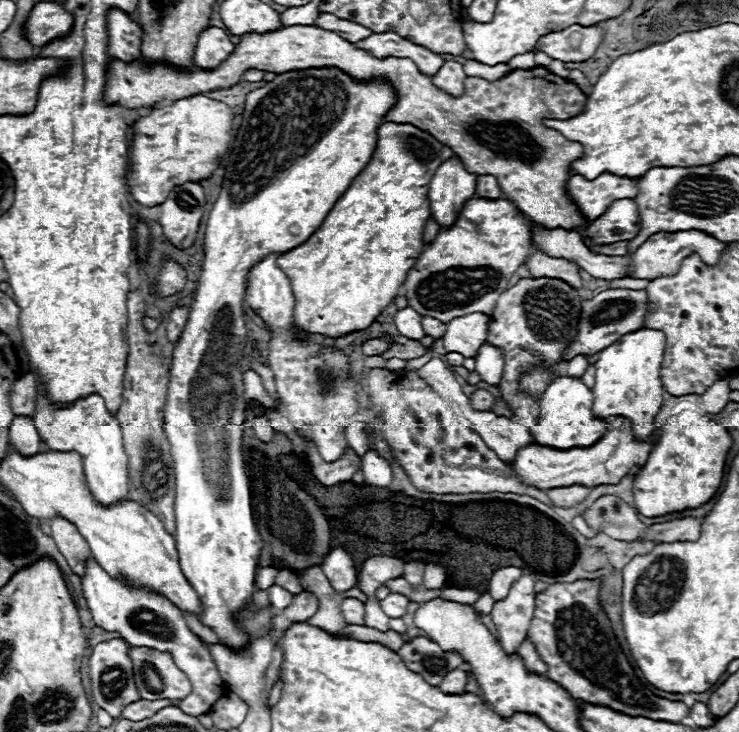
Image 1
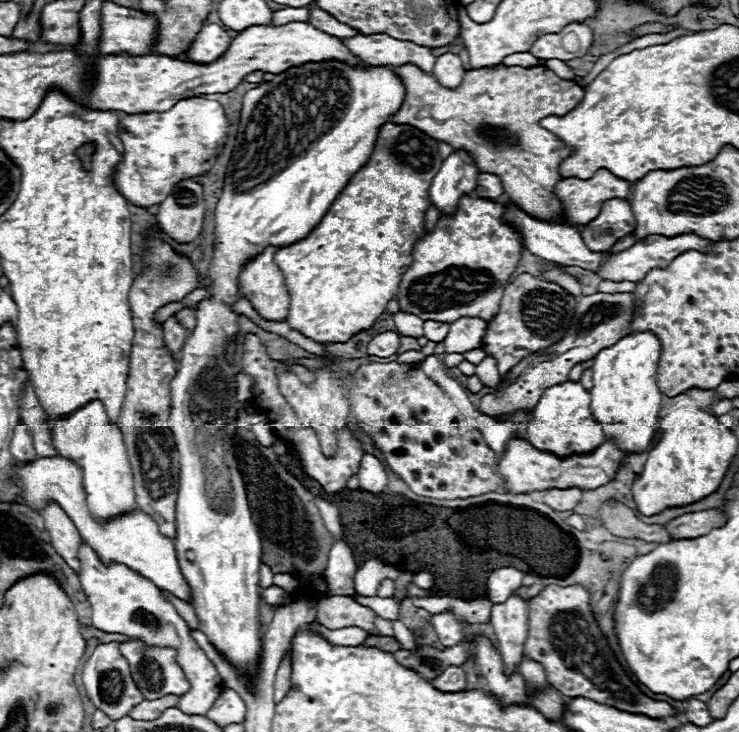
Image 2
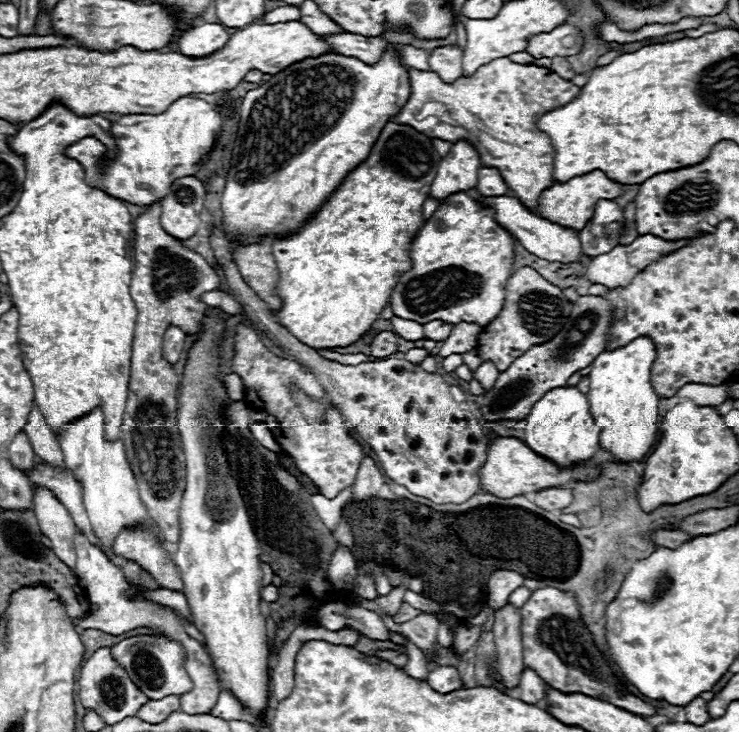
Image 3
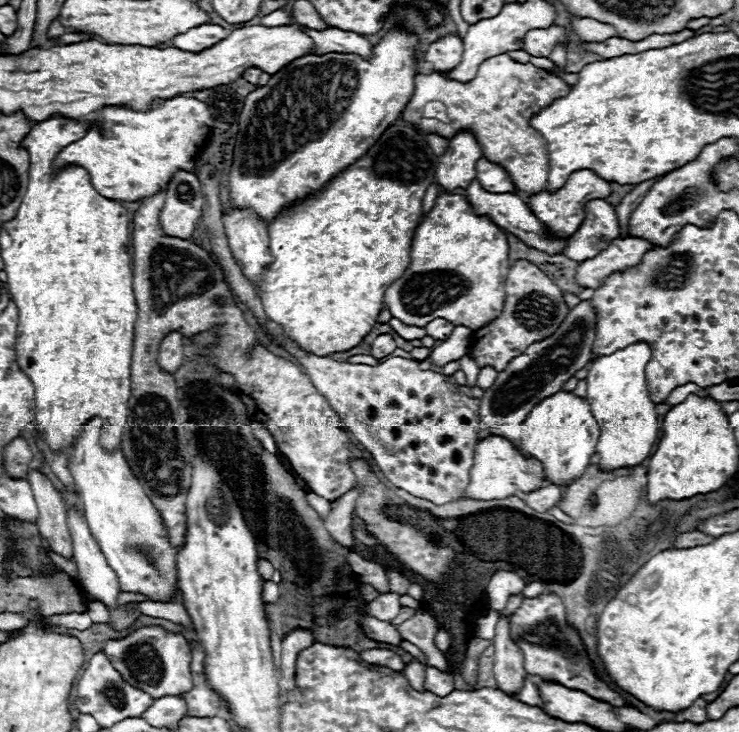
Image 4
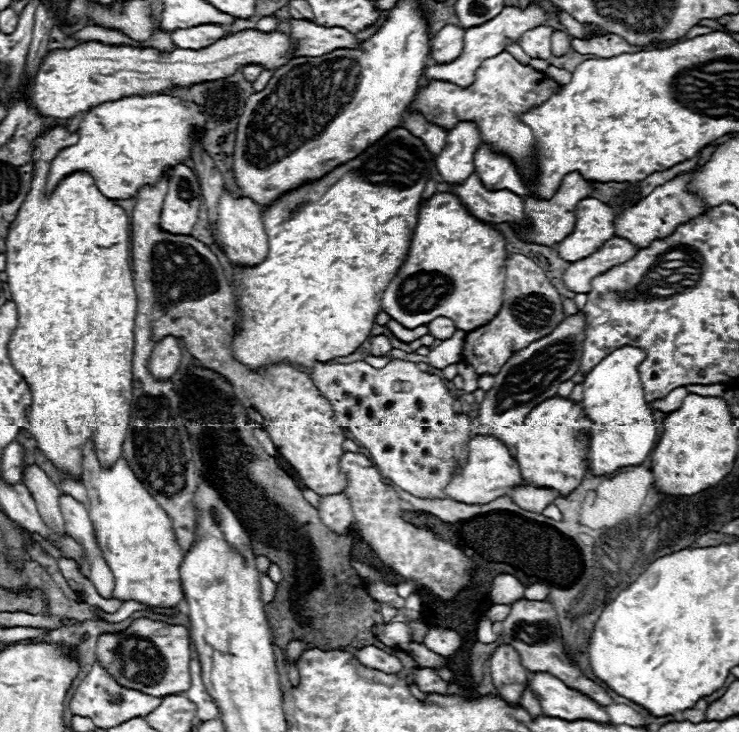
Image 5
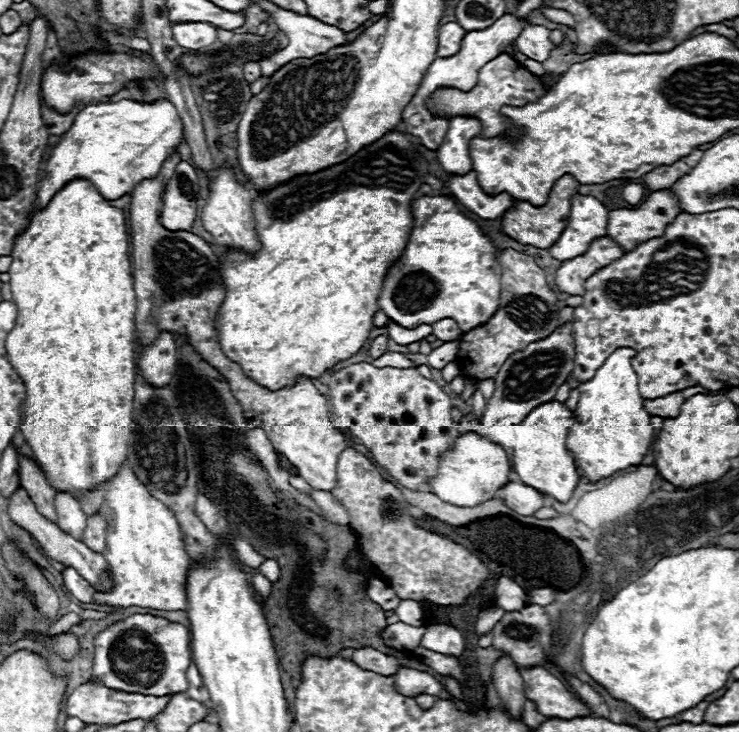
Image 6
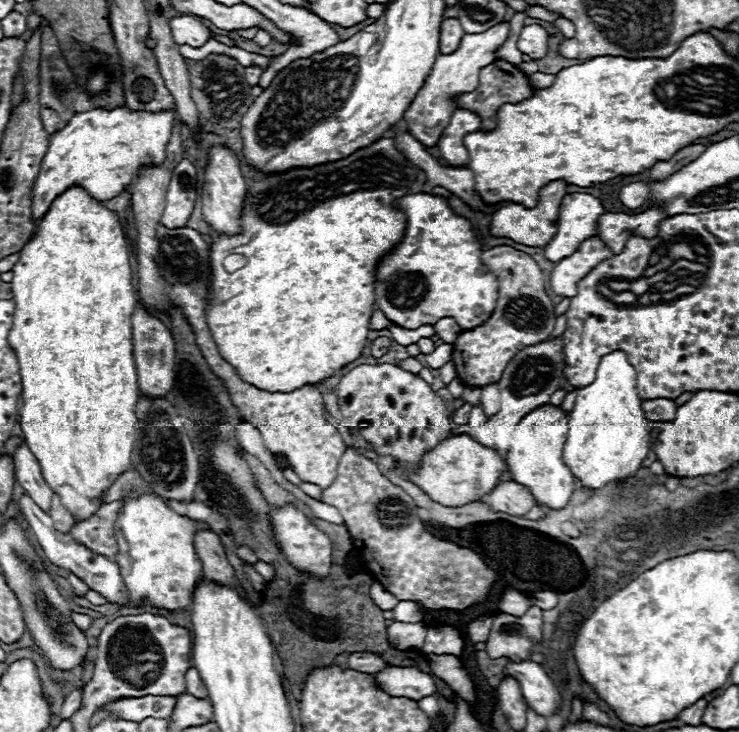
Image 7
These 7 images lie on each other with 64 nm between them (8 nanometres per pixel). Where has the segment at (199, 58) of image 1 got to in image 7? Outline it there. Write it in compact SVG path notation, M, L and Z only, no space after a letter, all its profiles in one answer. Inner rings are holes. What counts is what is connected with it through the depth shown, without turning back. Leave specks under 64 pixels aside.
M174 14L168 20L168 24L170 24L170 32L172 32L172 38L176 44L190 44L194 48L200 48L210 40L208 28L192 16Z

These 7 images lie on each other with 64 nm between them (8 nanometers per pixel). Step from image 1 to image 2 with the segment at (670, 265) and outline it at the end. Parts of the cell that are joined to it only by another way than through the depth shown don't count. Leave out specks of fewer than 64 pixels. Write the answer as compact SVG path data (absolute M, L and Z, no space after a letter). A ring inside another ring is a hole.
M652 234L652 236L646 236L644 240L636 242L628 250L622 250L616 254L606 254L608 260L604 264L600 264L600 270L596 272L596 276L602 280L610 280L610 282L624 282L624 280L636 282L636 280L642 280L652 268L666 268L678 254L682 254L686 250L708 252L708 240L700 238L696 234L682 234L682 236L674 236L674 238Z

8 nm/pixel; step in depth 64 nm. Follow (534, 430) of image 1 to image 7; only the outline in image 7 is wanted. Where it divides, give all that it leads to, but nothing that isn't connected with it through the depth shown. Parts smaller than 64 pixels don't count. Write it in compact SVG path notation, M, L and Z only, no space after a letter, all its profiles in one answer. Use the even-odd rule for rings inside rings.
M538 406L522 418L522 422L510 434L504 450L500 452L503 457L508 474L514 482L526 486L534 496L538 506L548 506L550 510L562 510L572 492L578 488L574 476L570 474L568 466L562 462L562 448L568 434L568 416L558 406Z

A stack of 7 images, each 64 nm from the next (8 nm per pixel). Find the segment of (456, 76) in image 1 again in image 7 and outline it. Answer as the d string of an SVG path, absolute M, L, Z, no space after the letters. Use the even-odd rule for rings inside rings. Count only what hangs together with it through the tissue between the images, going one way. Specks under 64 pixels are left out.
M446 18L442 22L442 28L440 28L440 52L442 54L450 54L458 48L462 36L464 36L464 28L460 24L458 18Z

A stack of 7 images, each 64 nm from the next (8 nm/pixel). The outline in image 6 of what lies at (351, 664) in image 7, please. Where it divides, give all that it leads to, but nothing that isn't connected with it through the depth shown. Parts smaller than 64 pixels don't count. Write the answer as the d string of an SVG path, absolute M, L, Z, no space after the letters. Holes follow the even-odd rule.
M360 648L352 654L350 660L354 664L358 664L362 670L370 670L370 672L376 672L376 674L382 674L382 676L390 676L400 668L396 658L386 656L378 650L374 650L374 648Z

